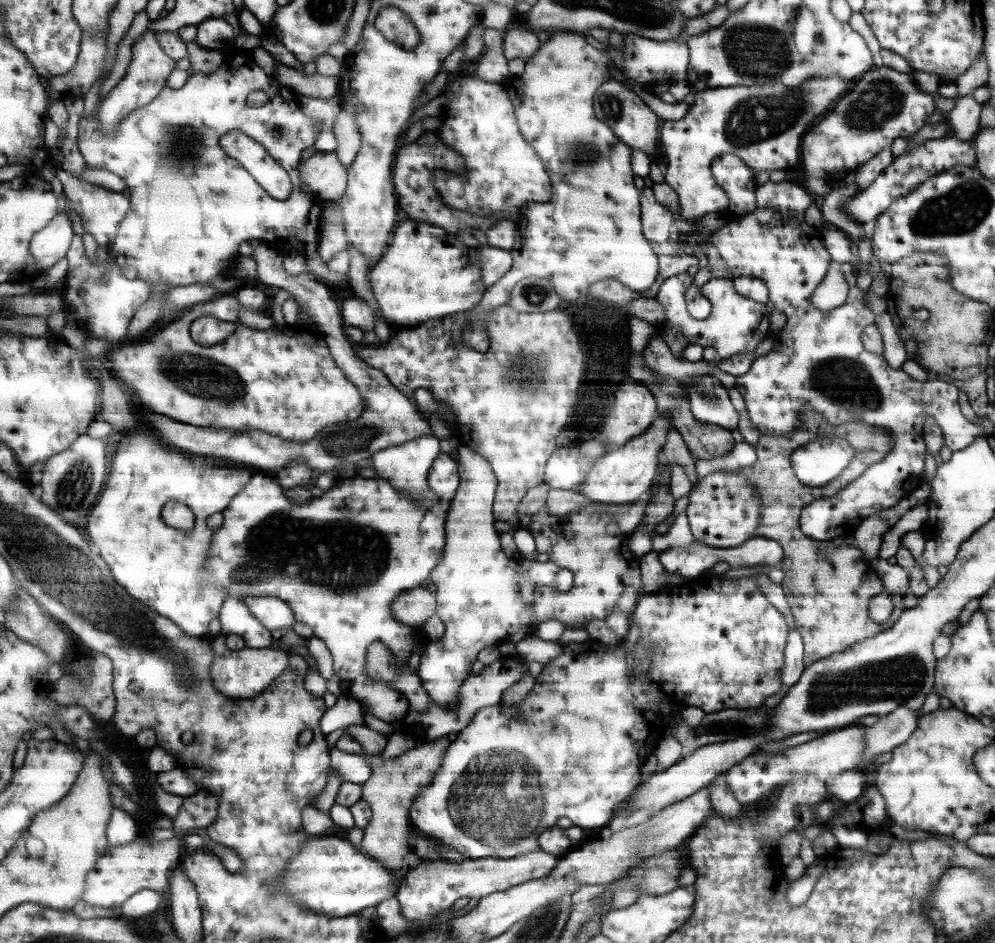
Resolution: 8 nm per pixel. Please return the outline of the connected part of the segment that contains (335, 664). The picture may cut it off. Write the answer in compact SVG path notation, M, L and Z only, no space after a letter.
M440 453L432 462L432 466L428 470L428 489L434 493L435 501L432 505L421 505L420 502L415 502L414 498L409 495L404 495L399 489L396 489L388 480L383 477L374 476L373 482L366 482L364 478L353 476L351 478L339 478L326 491L319 492L319 497L313 498L309 504L295 504L289 500L286 495L285 488L282 487L279 481L275 478L267 478L263 474L257 474L255 478L249 481L249 484L240 492L229 508L223 512L223 525L216 531L216 536L213 538L213 547L209 550L209 561L201 572L201 580L217 580L219 586L228 589L231 595L237 595L239 598L250 596L272 596L282 598L288 601L291 608L294 610L295 619L297 622L310 627L314 636L320 638L325 643L327 650L332 656L332 671L335 676L339 676L341 680L341 694L345 695L349 700L353 700L365 706L375 718L382 720L384 723L403 722L405 713L408 711L408 701L399 691L392 689L383 681L372 679L366 673L366 650L372 642L380 642L388 653L394 658L396 664L406 664L412 653L412 631L411 628L393 620L393 614L389 612L389 603L401 593L408 591L411 588L420 587L421 582L429 579L432 574L432 569L437 566L437 556L443 552L444 538L444 522L445 515L451 498L455 494L458 487L458 464L447 453Z

